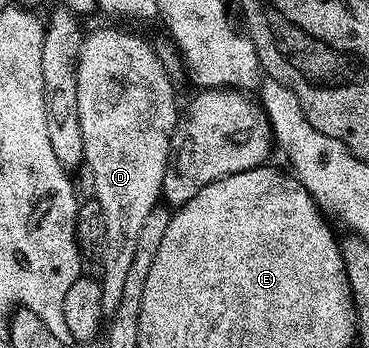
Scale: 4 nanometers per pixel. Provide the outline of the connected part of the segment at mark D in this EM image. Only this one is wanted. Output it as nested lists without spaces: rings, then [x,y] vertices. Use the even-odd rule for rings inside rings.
[[[100,28],[97,32],[89,31],[85,35],[82,46],[80,47],[80,57],[78,58],[78,122],[82,122],[82,146],[84,147],[84,164],[88,172],[92,175],[92,188],[96,191],[96,204],[104,211],[104,245],[100,248],[100,272],[98,271],[98,279],[100,281],[100,290],[102,292],[102,310],[105,317],[112,317],[118,310],[118,302],[122,302],[122,286],[126,283],[126,273],[130,270],[130,262],[134,262],[134,250],[138,250],[138,242],[140,241],[140,231],[142,226],[146,226],[146,218],[150,218],[150,214],[158,207],[162,200],[162,193],[160,187],[164,181],[164,175],[168,169],[168,159],[172,156],[172,135],[176,133],[176,126],[178,123],[178,112],[176,116],[176,88],[172,85],[173,77],[170,75],[167,68],[164,67],[164,63],[160,61],[160,57],[154,48],[150,48],[146,41],[142,40],[138,36],[130,36],[126,32],[115,32],[112,28]]]

